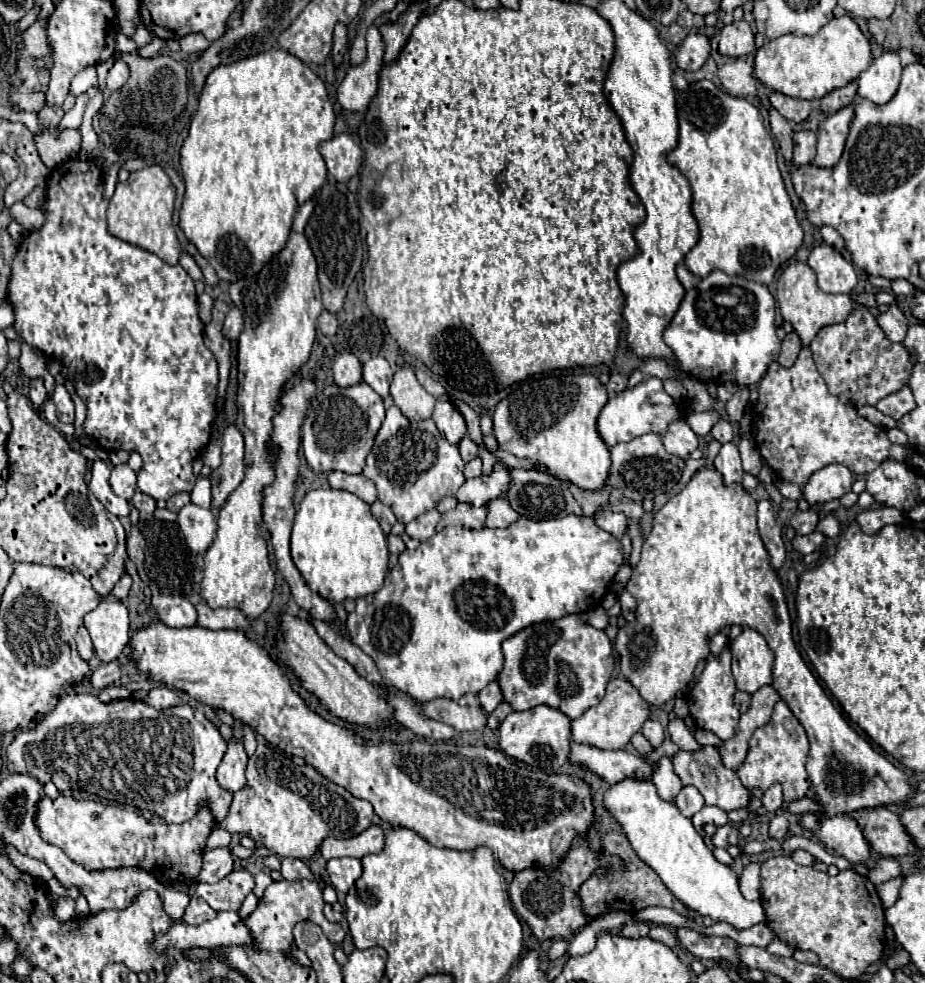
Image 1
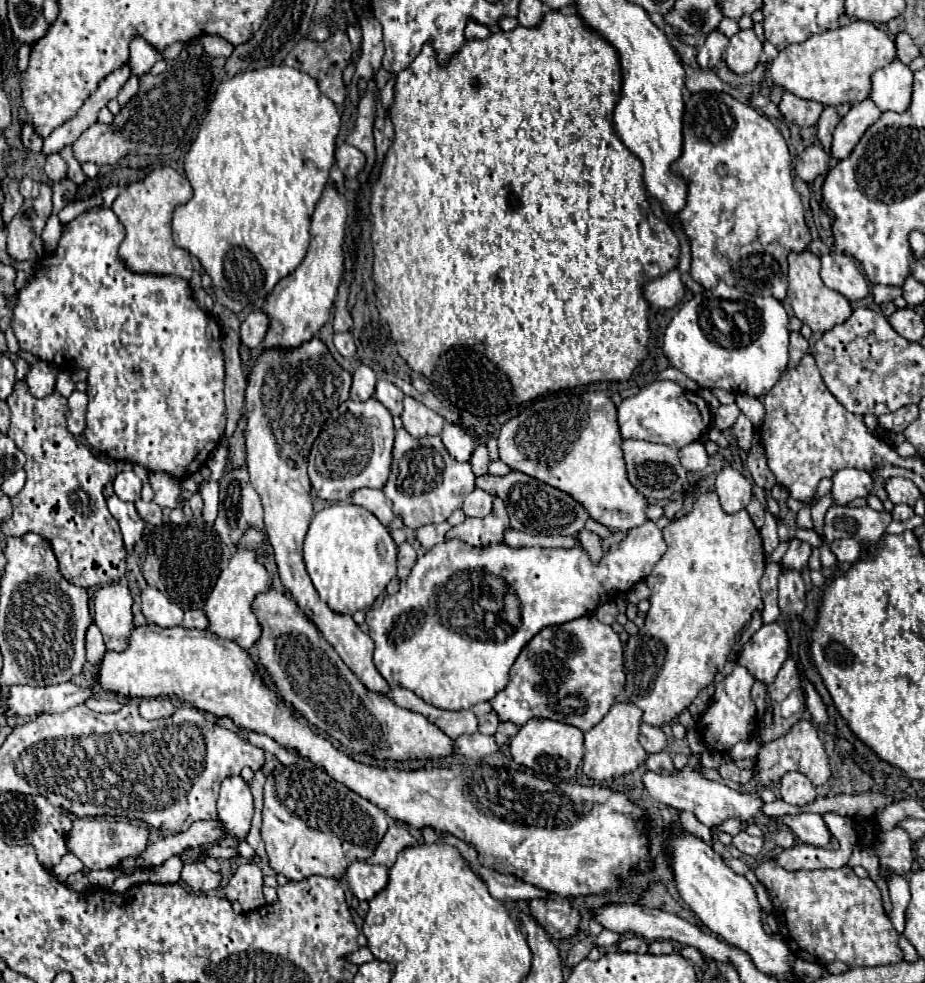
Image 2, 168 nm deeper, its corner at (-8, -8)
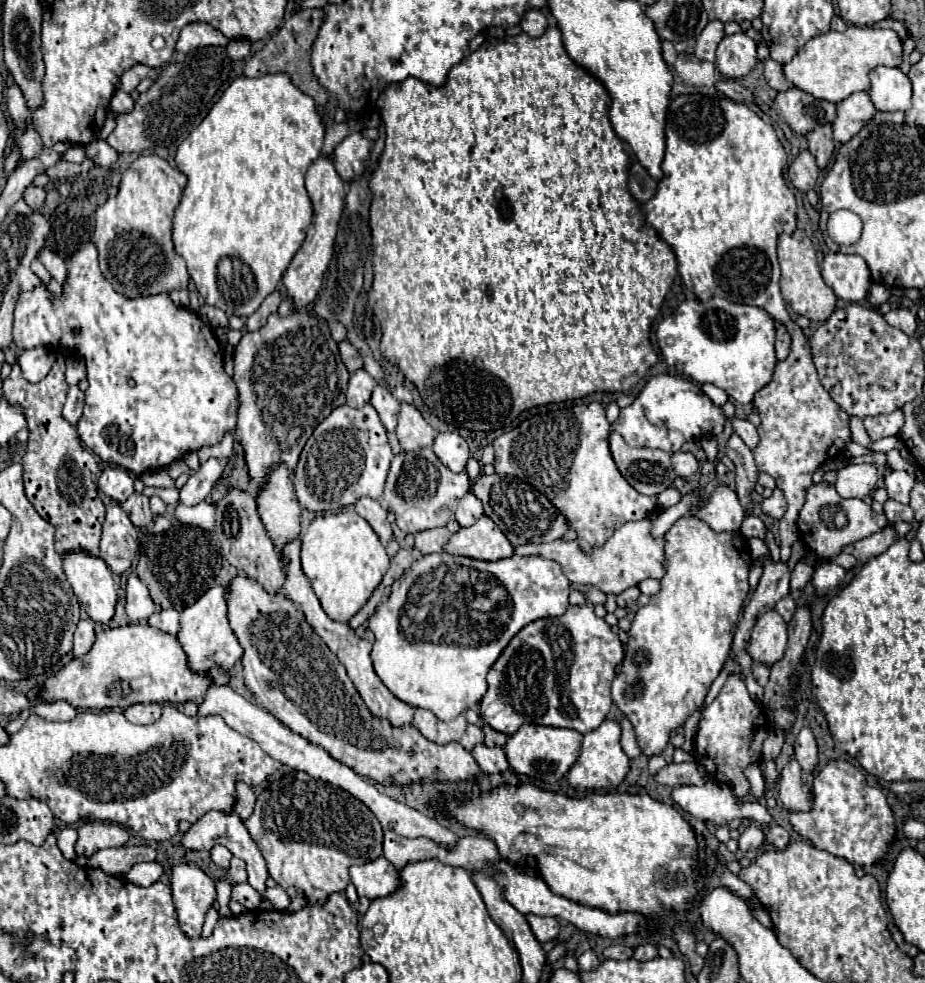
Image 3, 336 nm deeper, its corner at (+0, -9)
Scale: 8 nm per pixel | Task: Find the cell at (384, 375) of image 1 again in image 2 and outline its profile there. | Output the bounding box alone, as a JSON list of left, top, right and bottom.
[375,377,403,417]

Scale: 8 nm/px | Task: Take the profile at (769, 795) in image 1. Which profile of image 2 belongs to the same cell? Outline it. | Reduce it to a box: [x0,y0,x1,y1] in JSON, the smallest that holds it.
[779,771,817,805]

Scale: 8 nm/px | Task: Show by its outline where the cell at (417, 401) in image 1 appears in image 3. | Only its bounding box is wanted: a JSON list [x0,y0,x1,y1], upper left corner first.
[395,402,435,452]

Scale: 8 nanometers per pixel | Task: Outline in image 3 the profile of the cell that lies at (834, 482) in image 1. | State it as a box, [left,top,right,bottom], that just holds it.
[835,464,879,498]

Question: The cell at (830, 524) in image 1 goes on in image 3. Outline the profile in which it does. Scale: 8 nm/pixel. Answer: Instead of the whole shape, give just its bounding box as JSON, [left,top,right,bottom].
[797,482,887,560]

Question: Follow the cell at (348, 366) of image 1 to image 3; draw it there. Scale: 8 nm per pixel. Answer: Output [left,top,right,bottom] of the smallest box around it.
[347,370,375,408]

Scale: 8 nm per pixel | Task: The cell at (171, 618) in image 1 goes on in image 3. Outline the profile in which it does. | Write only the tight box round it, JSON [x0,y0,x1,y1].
[125,572,157,622]

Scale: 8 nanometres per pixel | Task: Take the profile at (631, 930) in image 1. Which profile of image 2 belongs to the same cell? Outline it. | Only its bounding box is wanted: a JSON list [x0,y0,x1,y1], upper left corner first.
[619,935,649,953]

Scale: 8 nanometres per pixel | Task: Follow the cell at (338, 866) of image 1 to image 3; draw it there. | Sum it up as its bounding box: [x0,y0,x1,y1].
[349,856,401,900]

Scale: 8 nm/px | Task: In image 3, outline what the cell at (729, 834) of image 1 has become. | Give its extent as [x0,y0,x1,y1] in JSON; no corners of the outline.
[739,826,765,852]

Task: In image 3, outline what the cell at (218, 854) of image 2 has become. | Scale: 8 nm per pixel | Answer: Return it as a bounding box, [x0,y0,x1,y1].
[127,862,163,886]

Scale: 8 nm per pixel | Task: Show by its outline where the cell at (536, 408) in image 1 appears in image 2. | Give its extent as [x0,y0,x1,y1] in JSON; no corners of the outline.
[497,391,647,531]

